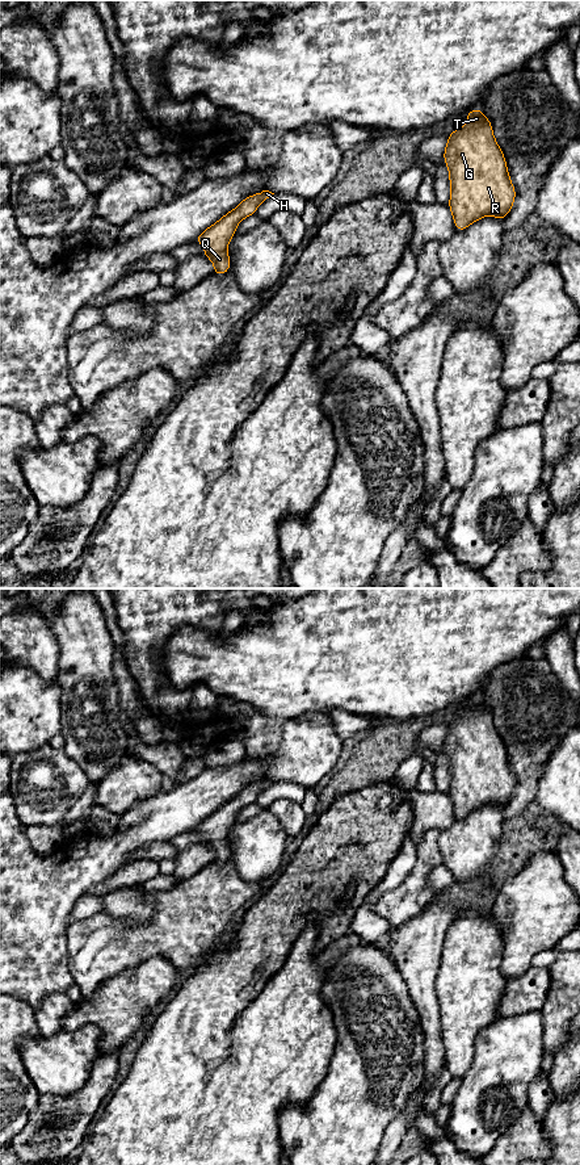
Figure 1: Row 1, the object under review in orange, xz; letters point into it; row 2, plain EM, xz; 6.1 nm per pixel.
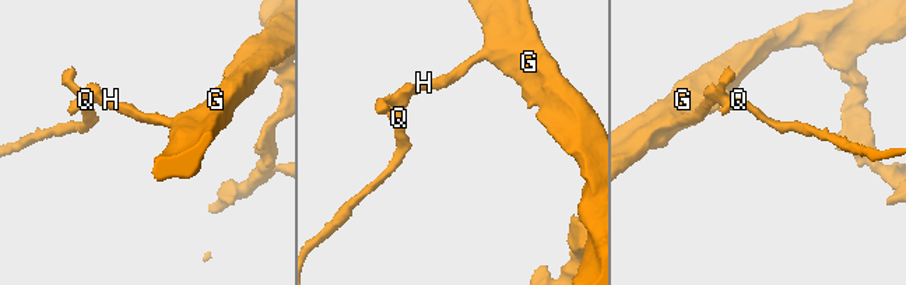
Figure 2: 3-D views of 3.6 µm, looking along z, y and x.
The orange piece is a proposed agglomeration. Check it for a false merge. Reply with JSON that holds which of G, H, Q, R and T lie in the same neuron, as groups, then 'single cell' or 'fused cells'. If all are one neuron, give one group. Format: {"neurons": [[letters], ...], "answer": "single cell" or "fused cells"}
{"neurons": [["G", "H", "Q", "R", "T"]], "answer": "single cell"}

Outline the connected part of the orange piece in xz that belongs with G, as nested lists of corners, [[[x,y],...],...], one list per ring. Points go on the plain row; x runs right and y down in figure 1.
[[[480,696],[465,704],[468,711],[449,722],[444,741],[451,776],[447,795],[458,820],[486,804],[503,809],[516,787],[516,778],[489,708]]]

